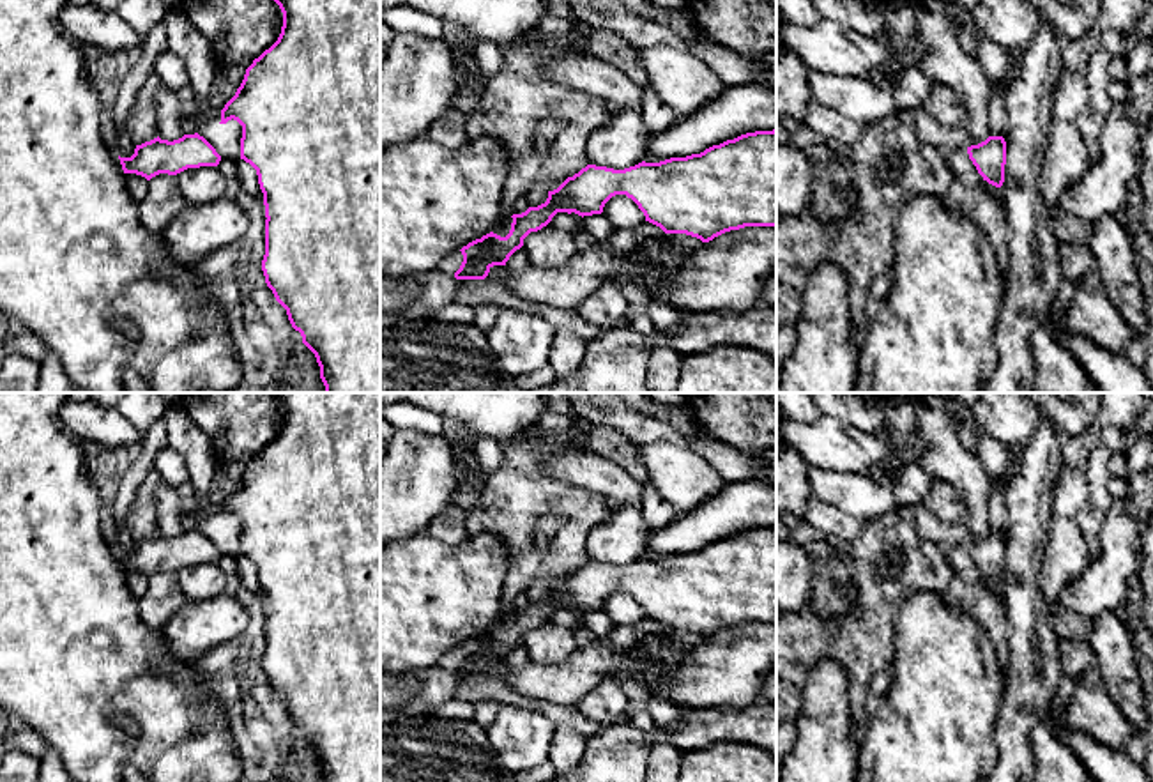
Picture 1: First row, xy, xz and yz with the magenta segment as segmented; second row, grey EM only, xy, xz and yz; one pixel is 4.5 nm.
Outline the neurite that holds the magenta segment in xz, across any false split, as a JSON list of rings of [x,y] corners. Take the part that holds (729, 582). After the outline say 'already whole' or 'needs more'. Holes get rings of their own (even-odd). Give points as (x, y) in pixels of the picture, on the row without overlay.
[[[776,525],[746,529],[700,550],[660,559],[642,557],[624,566],[587,561],[557,586],[548,587],[545,600],[513,610],[506,633],[490,628],[463,642],[460,646],[463,658],[454,674],[485,676],[493,662],[506,662],[509,653],[523,642],[523,635],[546,623],[557,609],[575,609],[582,614],[601,610],[605,600],[615,591],[631,594],[645,617],[665,630],[686,630],[702,639],[744,623],[776,623]]]; already whole

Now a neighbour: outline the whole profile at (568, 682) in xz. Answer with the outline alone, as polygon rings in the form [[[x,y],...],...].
[[[670,630],[649,637],[631,649],[607,642],[578,648],[564,662],[539,663],[531,660],[523,669],[508,669],[504,683],[531,699],[576,706],[607,676],[628,683],[637,697],[649,694],[656,679],[683,662],[690,649],[670,639]]]

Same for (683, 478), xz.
[[[645,442],[638,458],[647,471],[647,483],[677,511],[684,515],[716,495],[727,481],[700,455],[674,442]]]

